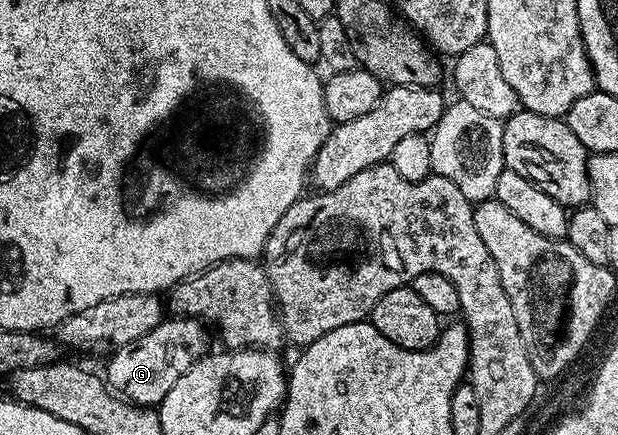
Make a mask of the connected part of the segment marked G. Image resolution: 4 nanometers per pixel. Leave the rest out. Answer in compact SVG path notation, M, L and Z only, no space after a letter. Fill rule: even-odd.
M189 316L165 318L149 334L114 349L110 353L111 361L107 364L105 379L108 388L133 404L158 406L173 390L177 378L189 370L202 356L208 355L208 325L201 320L192 320Z

